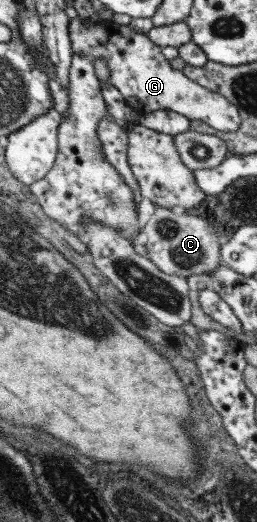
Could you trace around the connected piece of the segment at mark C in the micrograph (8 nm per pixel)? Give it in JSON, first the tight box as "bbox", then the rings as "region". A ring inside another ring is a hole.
{"bbox":[142,205,220,279],"region":[[[153,205],[154,213],[143,226],[142,232],[147,238],[145,257],[161,272],[186,279],[191,274],[207,274],[220,265],[220,244],[213,226],[191,211],[174,211]]]}

